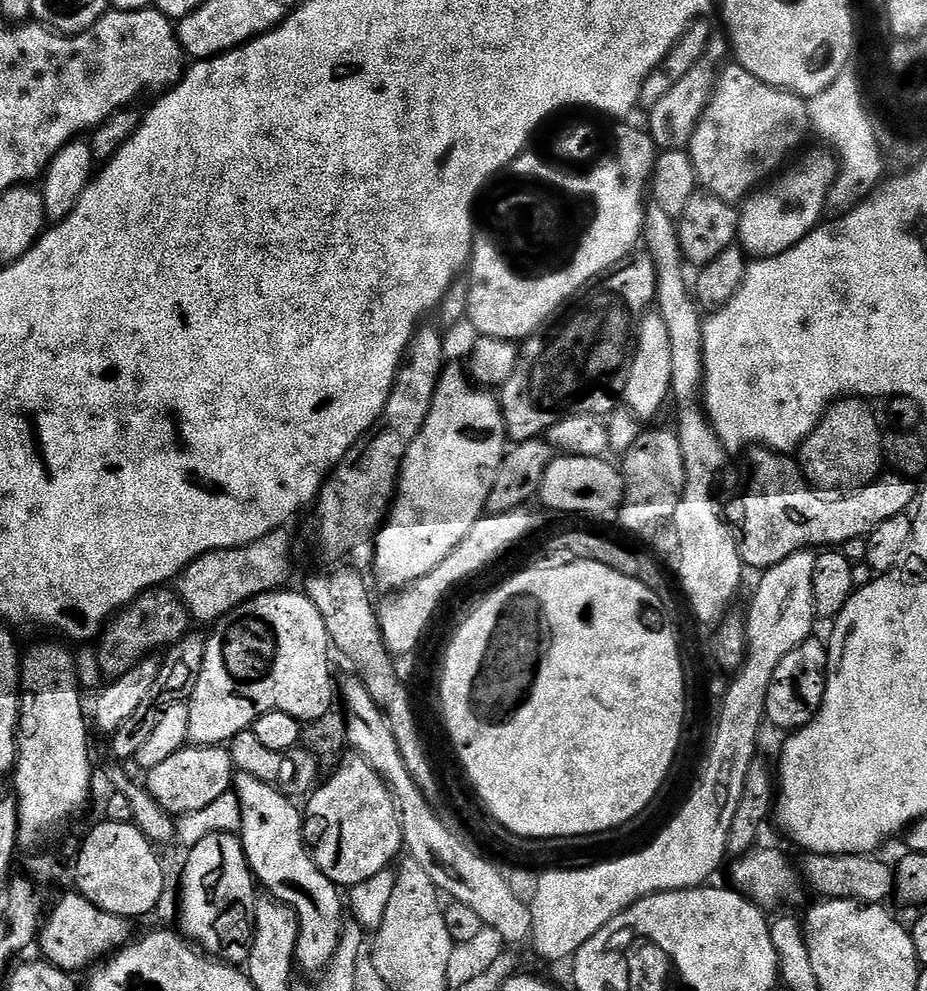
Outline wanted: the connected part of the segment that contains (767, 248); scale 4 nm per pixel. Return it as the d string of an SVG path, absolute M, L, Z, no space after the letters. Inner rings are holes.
M823 151L810 153L793 172L785 171L772 182L777 184L769 183L743 201L739 209L738 244L749 257L781 256L821 223L820 215L825 215L828 191L836 181L838 171L835 155Z

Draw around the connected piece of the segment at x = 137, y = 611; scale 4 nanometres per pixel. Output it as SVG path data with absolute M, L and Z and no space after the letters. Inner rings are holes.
M161 586L143 592L127 608L116 613L98 640L101 674L109 681L125 676L134 666L161 650L167 650L190 631L189 612L175 591Z

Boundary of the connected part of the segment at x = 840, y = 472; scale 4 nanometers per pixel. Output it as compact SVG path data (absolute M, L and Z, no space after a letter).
M845 398L837 400L825 412L816 429L808 435L807 440L798 449L798 463L805 480L820 490L832 490L847 494L855 489L871 484L882 472L882 428L876 425L876 416L867 408L860 398Z

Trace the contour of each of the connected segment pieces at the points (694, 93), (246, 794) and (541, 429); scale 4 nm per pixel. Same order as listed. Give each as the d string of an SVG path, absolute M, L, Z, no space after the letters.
M720 34L713 35L712 41L708 43L706 54L690 70L690 74L686 74L686 78L682 78L682 82L678 82L678 86L674 86L674 90L670 90L670 94L666 94L666 98L662 98L662 102L658 102L658 106L654 106L647 113L646 131L657 149L687 149L696 129L696 123L700 121L704 107L708 105L718 73L721 71L720 60L729 59L729 56L730 48L725 37Z
M239 774L235 777L234 791L241 804L241 828L238 835L248 859L248 867L252 869L252 875L258 881L259 887L263 891L265 888L268 891L265 893L271 899L279 900L287 908L295 910L296 920L300 924L300 937L296 943L297 965L308 972L323 973L338 950L342 925L346 920L341 889L332 884L330 878L326 878L326 874L322 874L322 870L317 866L304 839L304 818L301 809L296 809L292 805L295 803L289 797L266 782L258 782L258 778L250 778L250 774Z
M636 254L577 292L567 307L547 327L523 341L514 374L510 374L498 396L500 408L504 411L504 431L507 439L512 442L534 440L551 433L553 426L568 416L608 418L616 407L619 409L628 381L636 332L646 310L653 307L655 298L654 262L647 254Z

